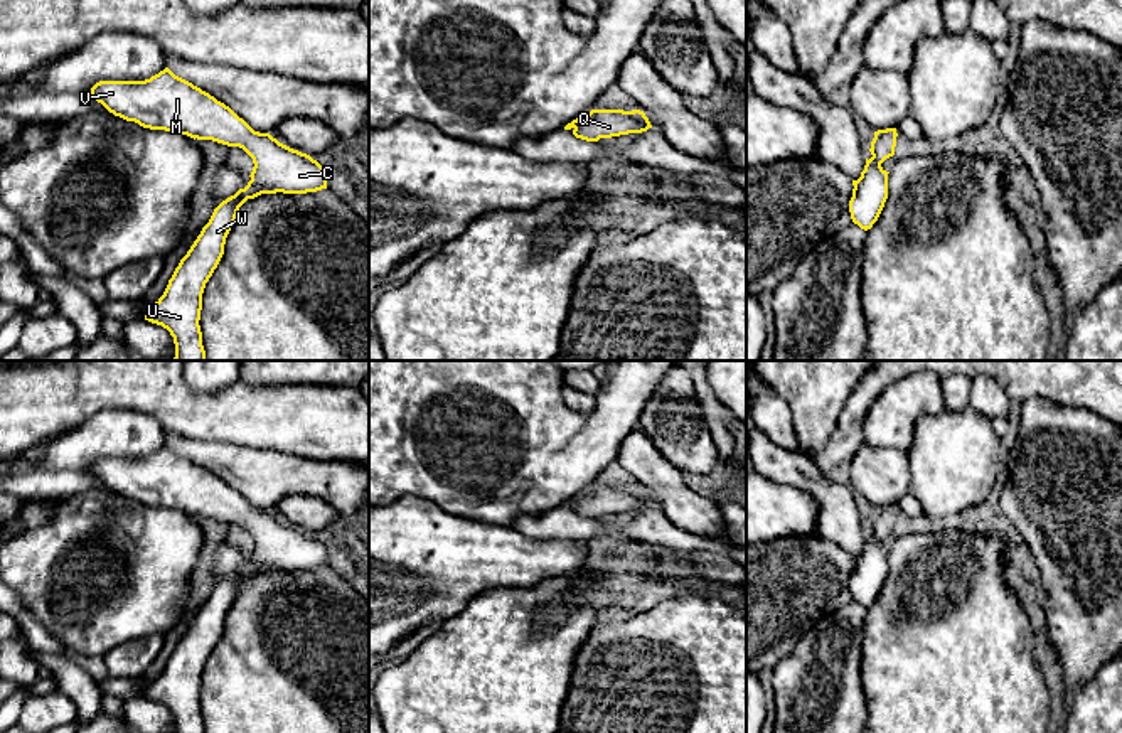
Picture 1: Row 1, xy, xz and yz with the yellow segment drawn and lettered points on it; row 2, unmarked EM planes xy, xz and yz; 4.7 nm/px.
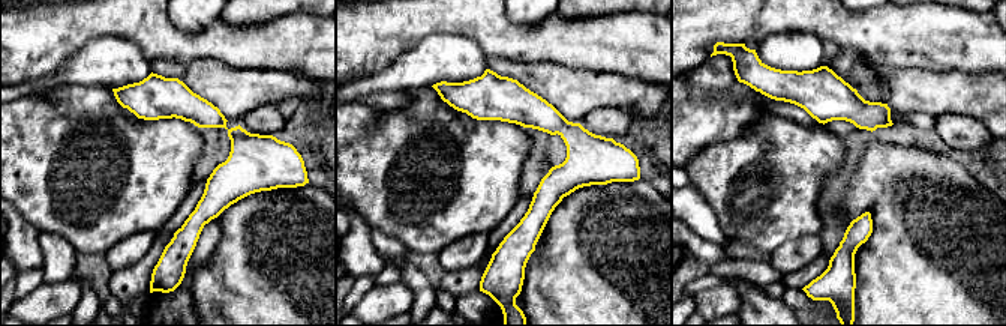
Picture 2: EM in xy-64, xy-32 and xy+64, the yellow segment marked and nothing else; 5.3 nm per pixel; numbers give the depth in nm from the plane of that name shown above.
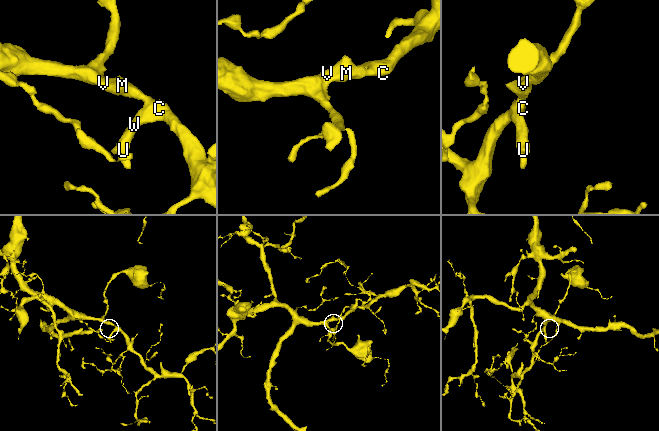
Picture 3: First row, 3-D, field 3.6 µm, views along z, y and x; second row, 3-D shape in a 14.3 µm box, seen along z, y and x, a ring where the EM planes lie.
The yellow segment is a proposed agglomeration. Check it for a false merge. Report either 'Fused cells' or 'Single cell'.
Single cell

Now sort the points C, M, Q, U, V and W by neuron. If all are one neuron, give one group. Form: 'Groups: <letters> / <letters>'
Groups: C M Q U V W

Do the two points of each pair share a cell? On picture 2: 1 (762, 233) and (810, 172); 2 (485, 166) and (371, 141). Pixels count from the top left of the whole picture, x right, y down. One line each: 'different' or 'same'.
1: same
2: same

